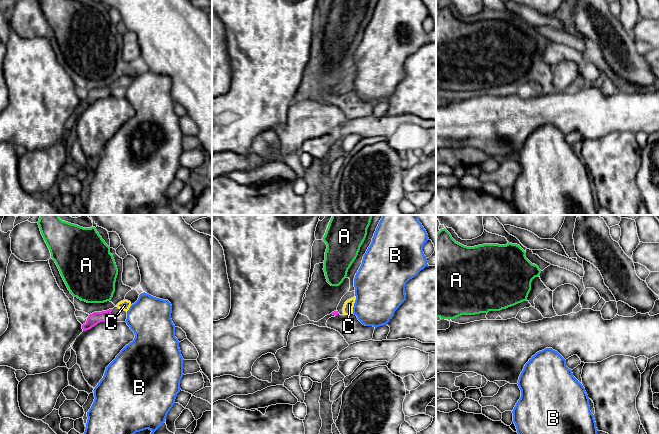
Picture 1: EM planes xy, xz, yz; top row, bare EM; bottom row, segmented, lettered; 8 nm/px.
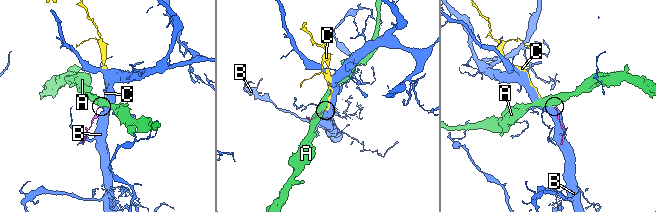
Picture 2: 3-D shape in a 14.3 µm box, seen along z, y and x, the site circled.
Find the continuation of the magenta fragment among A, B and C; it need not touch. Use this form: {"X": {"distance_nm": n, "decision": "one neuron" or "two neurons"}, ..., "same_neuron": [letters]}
{"A": {"distance_nm": 70, "decision": "two neurons"}, "B": {"distance_nm": 120, "decision": "two neurons"}, "C": {"distance_nm": 40, "decision": "one neuron"}, "same_neuron": ["C"]}

